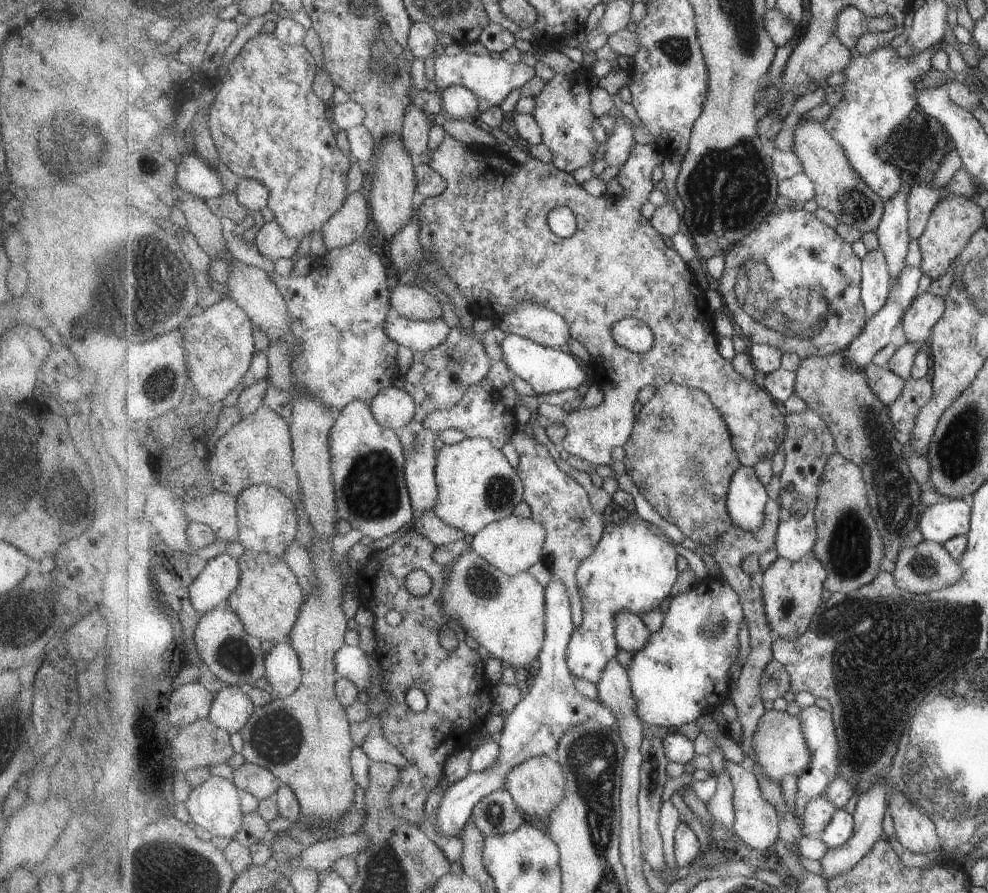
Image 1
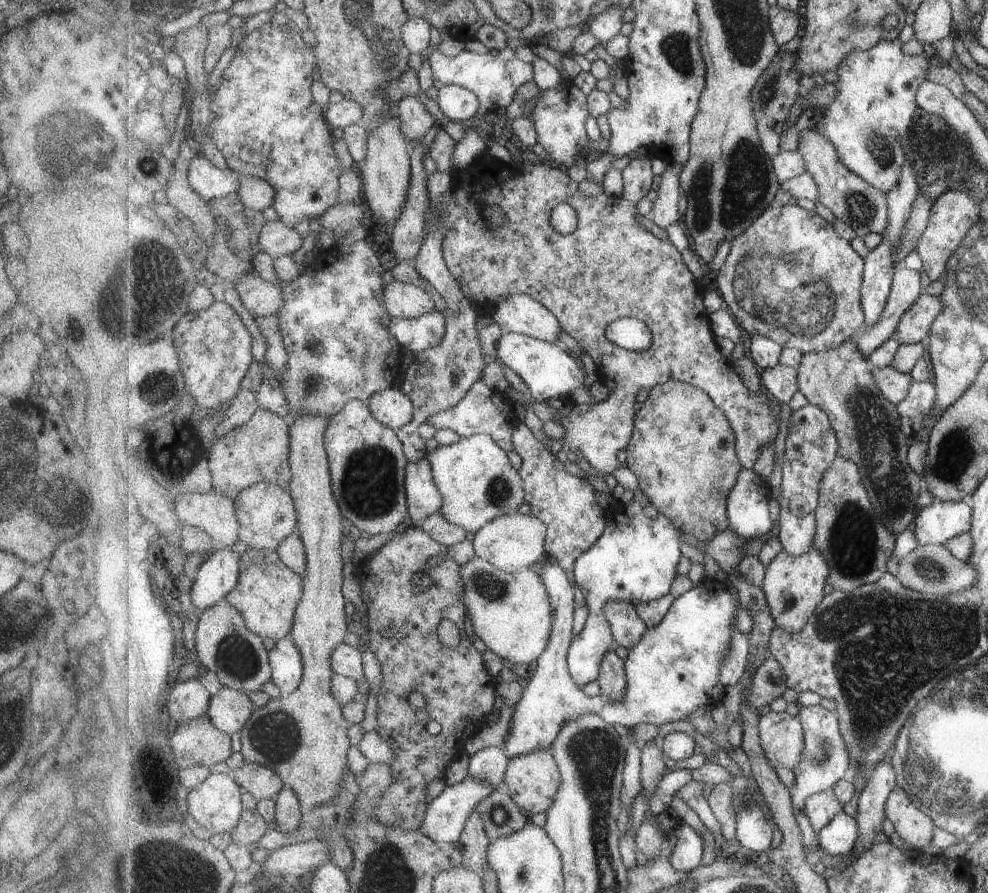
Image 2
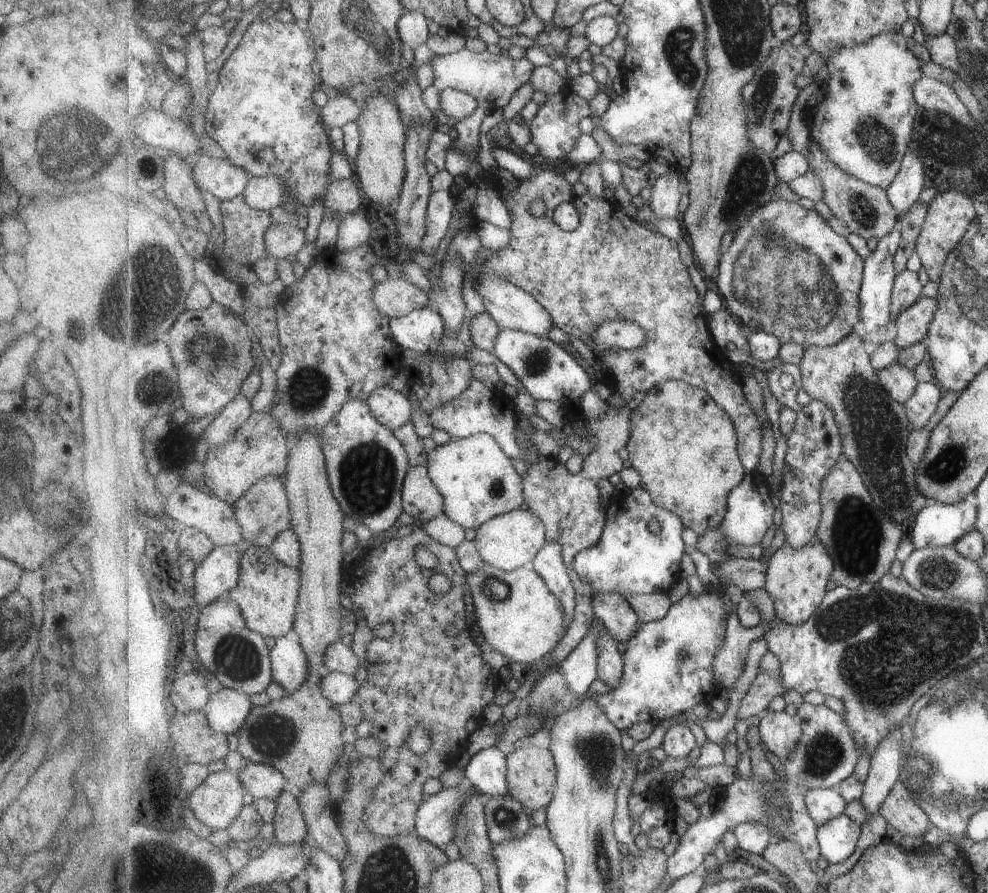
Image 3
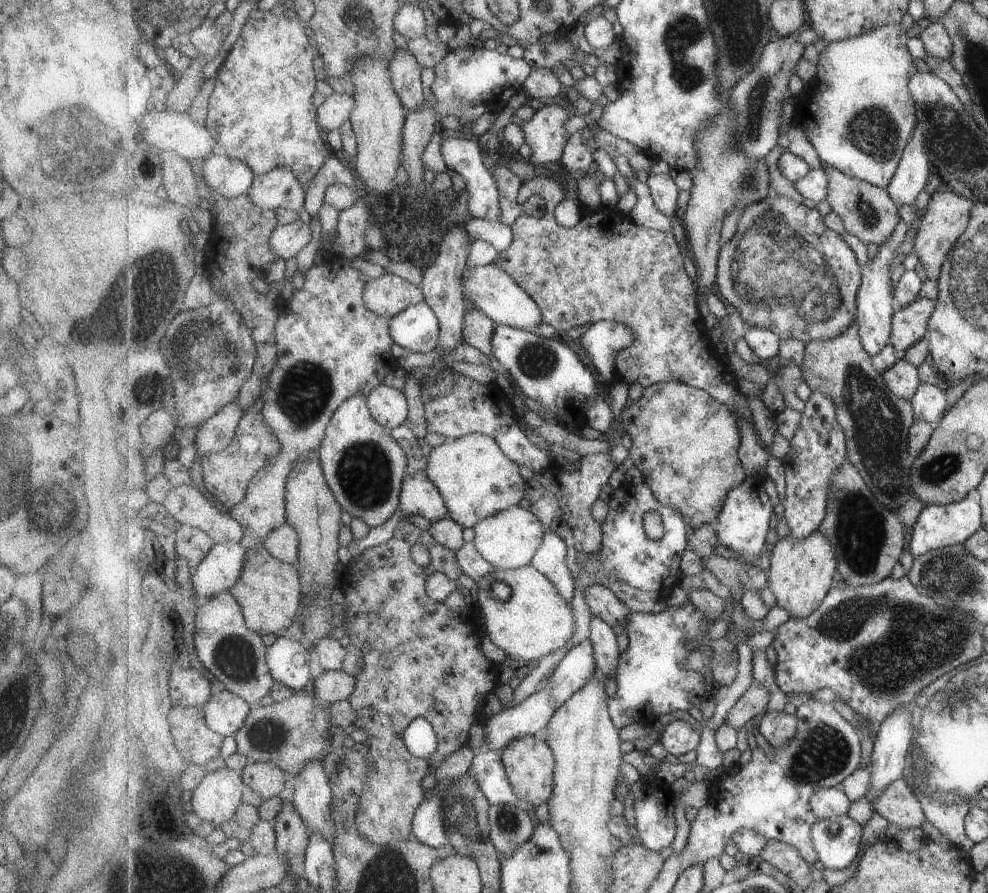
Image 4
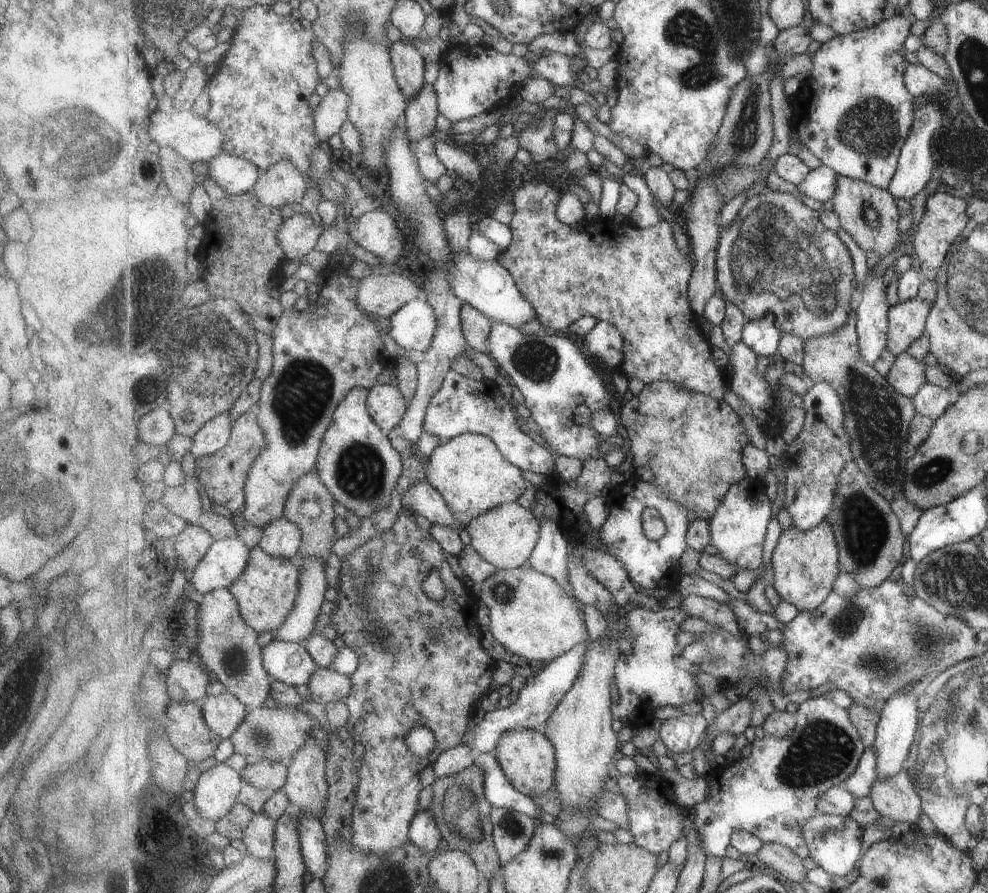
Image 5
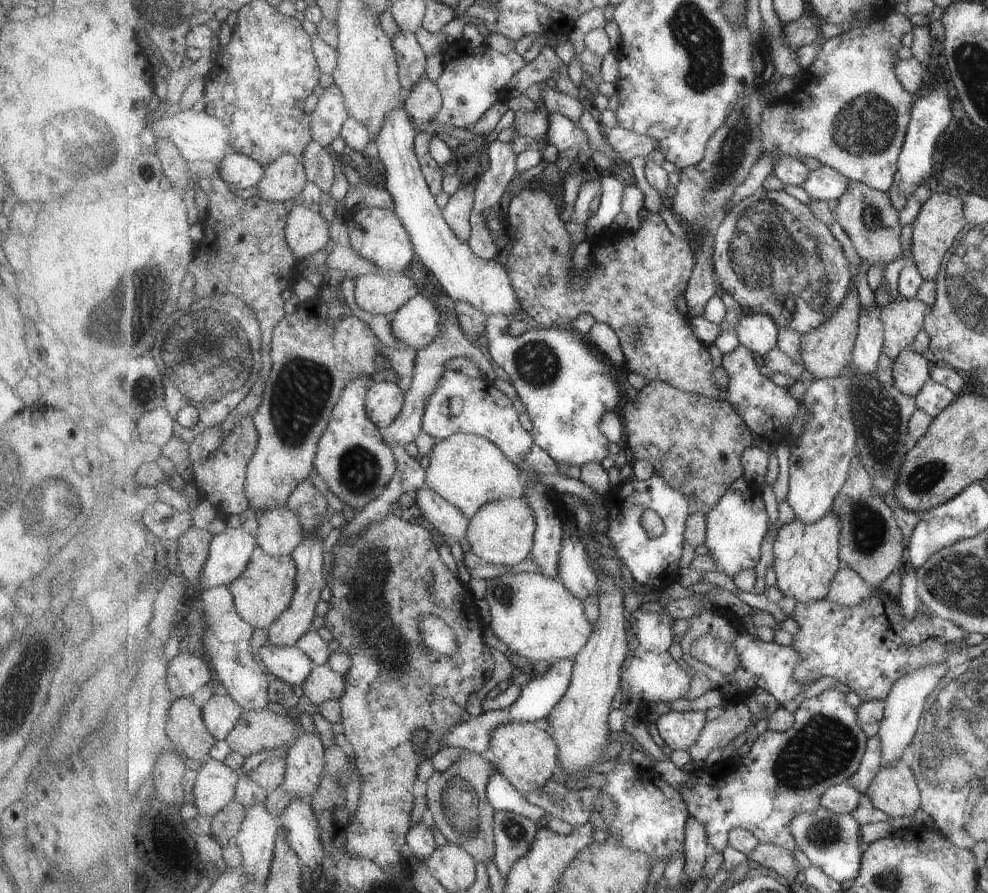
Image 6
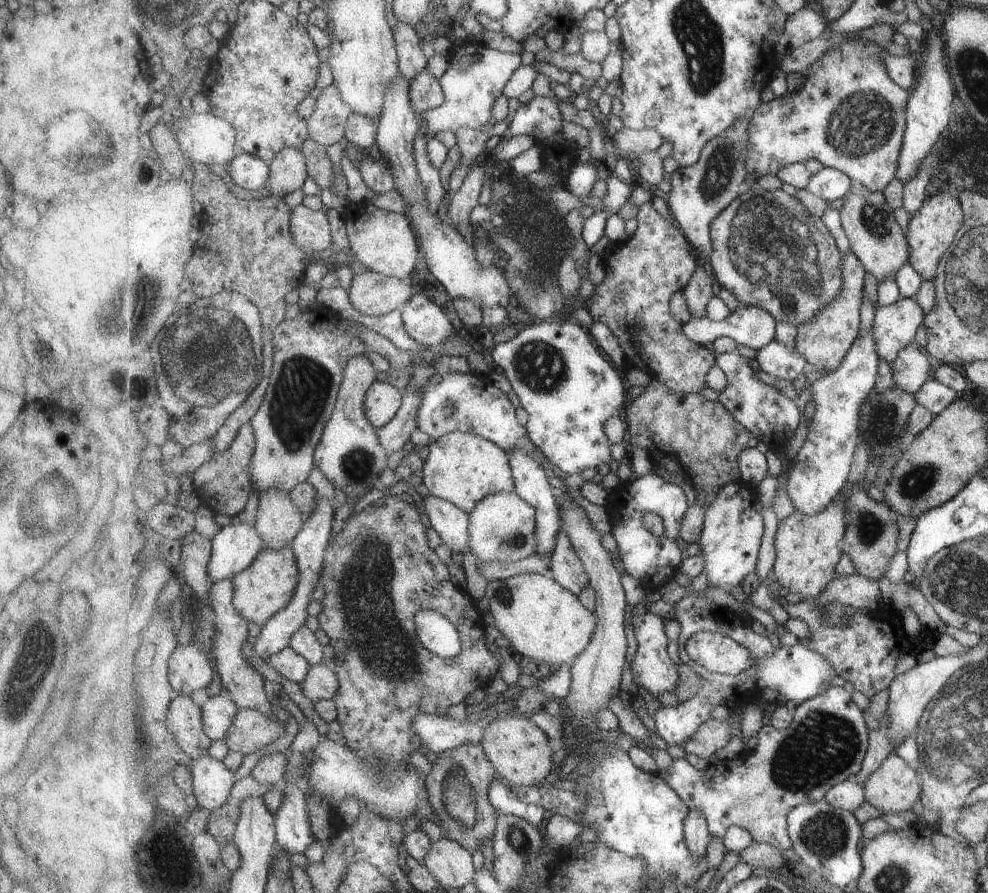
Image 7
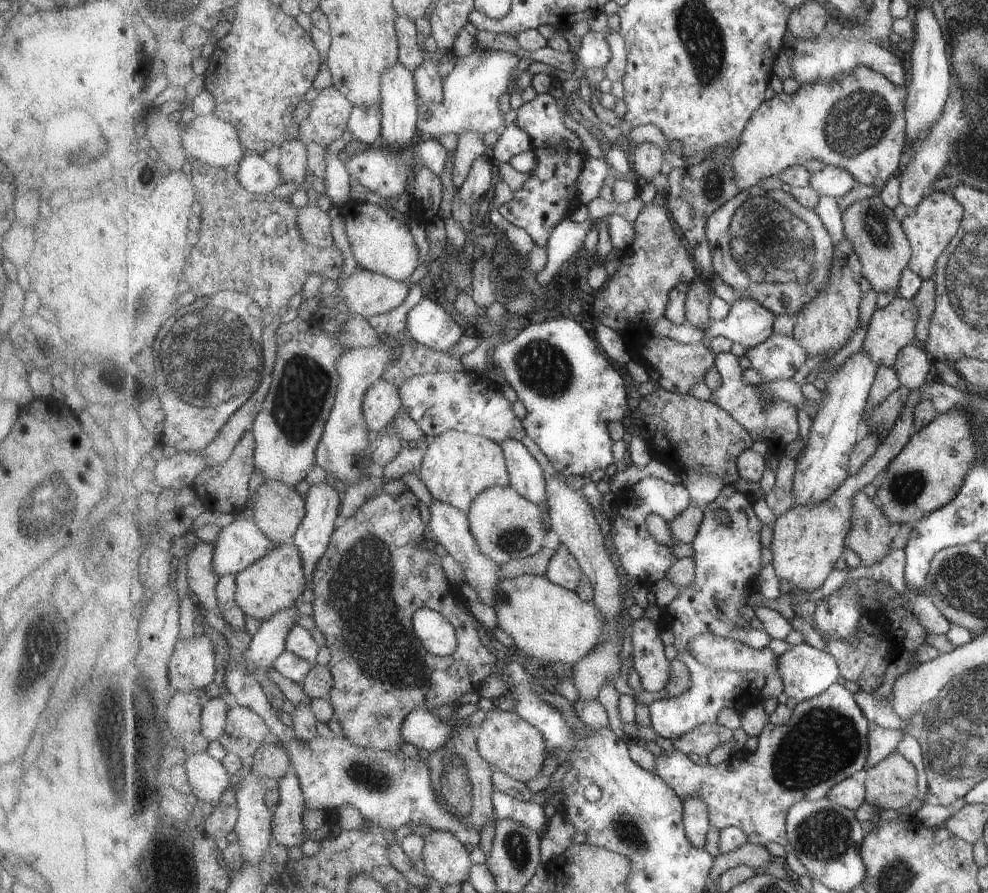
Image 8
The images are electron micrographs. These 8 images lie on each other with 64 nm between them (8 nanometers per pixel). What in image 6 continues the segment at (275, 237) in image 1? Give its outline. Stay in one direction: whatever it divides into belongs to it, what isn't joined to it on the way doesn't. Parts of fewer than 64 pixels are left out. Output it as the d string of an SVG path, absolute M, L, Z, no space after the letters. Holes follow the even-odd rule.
M294 206L289 214L285 233L289 248L295 256L304 260L314 252L331 245L329 222L320 214L305 206Z

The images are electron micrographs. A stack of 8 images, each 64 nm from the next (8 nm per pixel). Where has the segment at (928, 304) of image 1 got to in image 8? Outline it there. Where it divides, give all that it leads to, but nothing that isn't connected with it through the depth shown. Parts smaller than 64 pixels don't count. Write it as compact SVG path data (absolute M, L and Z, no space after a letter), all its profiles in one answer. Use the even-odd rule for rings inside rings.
M899 296L893 300L889 306L883 309L876 309L869 322L867 333L862 348L869 352L869 356L873 358L873 362L878 367L887 366L887 368L894 367L897 362L898 355L905 346L916 341L917 322L919 322L919 310L912 300L905 300Z

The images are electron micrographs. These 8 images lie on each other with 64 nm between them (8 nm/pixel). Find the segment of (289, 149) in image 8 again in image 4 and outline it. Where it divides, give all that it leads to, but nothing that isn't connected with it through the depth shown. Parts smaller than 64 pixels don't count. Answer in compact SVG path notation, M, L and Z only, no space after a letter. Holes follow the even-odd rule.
M285 166L257 175L248 194L257 206L266 210L282 208L299 212L305 206L305 186L297 174Z

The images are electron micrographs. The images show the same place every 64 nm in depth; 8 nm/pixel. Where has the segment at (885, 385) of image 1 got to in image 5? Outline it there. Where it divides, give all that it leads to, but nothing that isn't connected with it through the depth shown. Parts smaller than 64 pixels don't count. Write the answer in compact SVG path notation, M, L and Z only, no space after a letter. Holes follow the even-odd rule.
M909 352L898 356L887 380L891 389L908 398L914 398L927 381L927 366Z

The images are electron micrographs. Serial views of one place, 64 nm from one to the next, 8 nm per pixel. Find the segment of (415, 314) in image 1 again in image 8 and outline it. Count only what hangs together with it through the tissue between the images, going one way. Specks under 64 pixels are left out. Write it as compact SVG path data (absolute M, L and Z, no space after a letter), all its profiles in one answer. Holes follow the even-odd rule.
M357 267L350 276L339 279L341 294L351 313L364 318L381 316L401 306L409 294L405 282Z

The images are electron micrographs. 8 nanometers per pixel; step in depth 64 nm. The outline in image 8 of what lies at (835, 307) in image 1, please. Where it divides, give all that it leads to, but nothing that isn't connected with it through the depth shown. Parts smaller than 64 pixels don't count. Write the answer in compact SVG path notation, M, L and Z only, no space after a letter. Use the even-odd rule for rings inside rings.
M755 186L740 191L709 218L705 232L711 244L715 275L729 285L736 296L753 298L776 316L785 314L796 317L831 284L835 246L829 230L815 210L802 206L783 190L765 191Z

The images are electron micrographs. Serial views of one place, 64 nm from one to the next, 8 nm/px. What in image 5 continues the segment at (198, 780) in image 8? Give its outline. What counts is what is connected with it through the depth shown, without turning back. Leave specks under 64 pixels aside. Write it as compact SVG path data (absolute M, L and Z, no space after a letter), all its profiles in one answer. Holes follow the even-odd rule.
M216 762L213 768L205 770L199 778L194 792L194 807L198 817L214 822L227 816L243 790L242 774L226 766L225 762Z

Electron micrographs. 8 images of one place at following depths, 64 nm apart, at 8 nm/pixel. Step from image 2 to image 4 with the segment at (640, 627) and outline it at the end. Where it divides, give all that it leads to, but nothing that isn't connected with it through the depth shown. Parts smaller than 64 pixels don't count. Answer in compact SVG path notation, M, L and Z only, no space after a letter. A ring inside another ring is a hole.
M599 584L587 586L585 600L587 600L592 614L603 618L616 634L621 634L623 630L626 630L632 611L609 587Z

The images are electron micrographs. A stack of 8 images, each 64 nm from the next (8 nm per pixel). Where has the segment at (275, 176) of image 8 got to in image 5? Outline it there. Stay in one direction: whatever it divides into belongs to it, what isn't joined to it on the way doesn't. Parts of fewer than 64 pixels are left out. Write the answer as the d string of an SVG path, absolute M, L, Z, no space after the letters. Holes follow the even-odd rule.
M223 152L217 158L213 158L208 165L208 174L215 182L223 186L229 194L246 194L254 191L259 178L264 173L253 162Z

